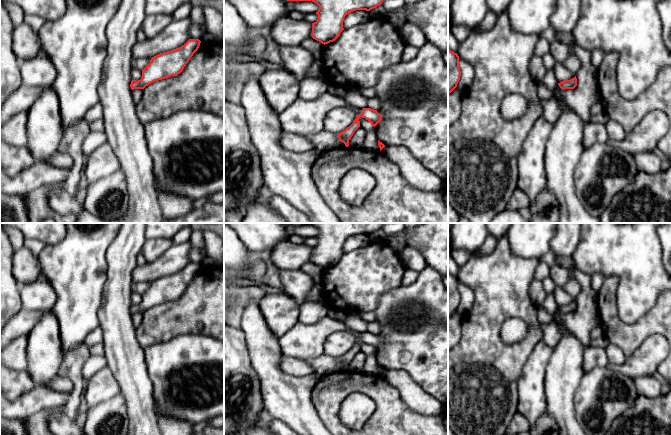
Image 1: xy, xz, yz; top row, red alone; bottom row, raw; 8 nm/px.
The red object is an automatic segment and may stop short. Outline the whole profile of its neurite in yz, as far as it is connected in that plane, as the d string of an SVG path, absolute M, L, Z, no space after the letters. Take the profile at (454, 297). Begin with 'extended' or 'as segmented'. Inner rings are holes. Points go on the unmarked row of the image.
as segmented | M448 272L448 318L457 311L460 300L459 280Z

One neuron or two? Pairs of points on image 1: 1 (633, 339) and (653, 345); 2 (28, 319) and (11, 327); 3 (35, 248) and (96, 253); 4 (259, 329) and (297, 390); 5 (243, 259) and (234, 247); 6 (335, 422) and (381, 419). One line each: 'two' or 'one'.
1: two
2: one
3: two
4: one
5: one
6: one

